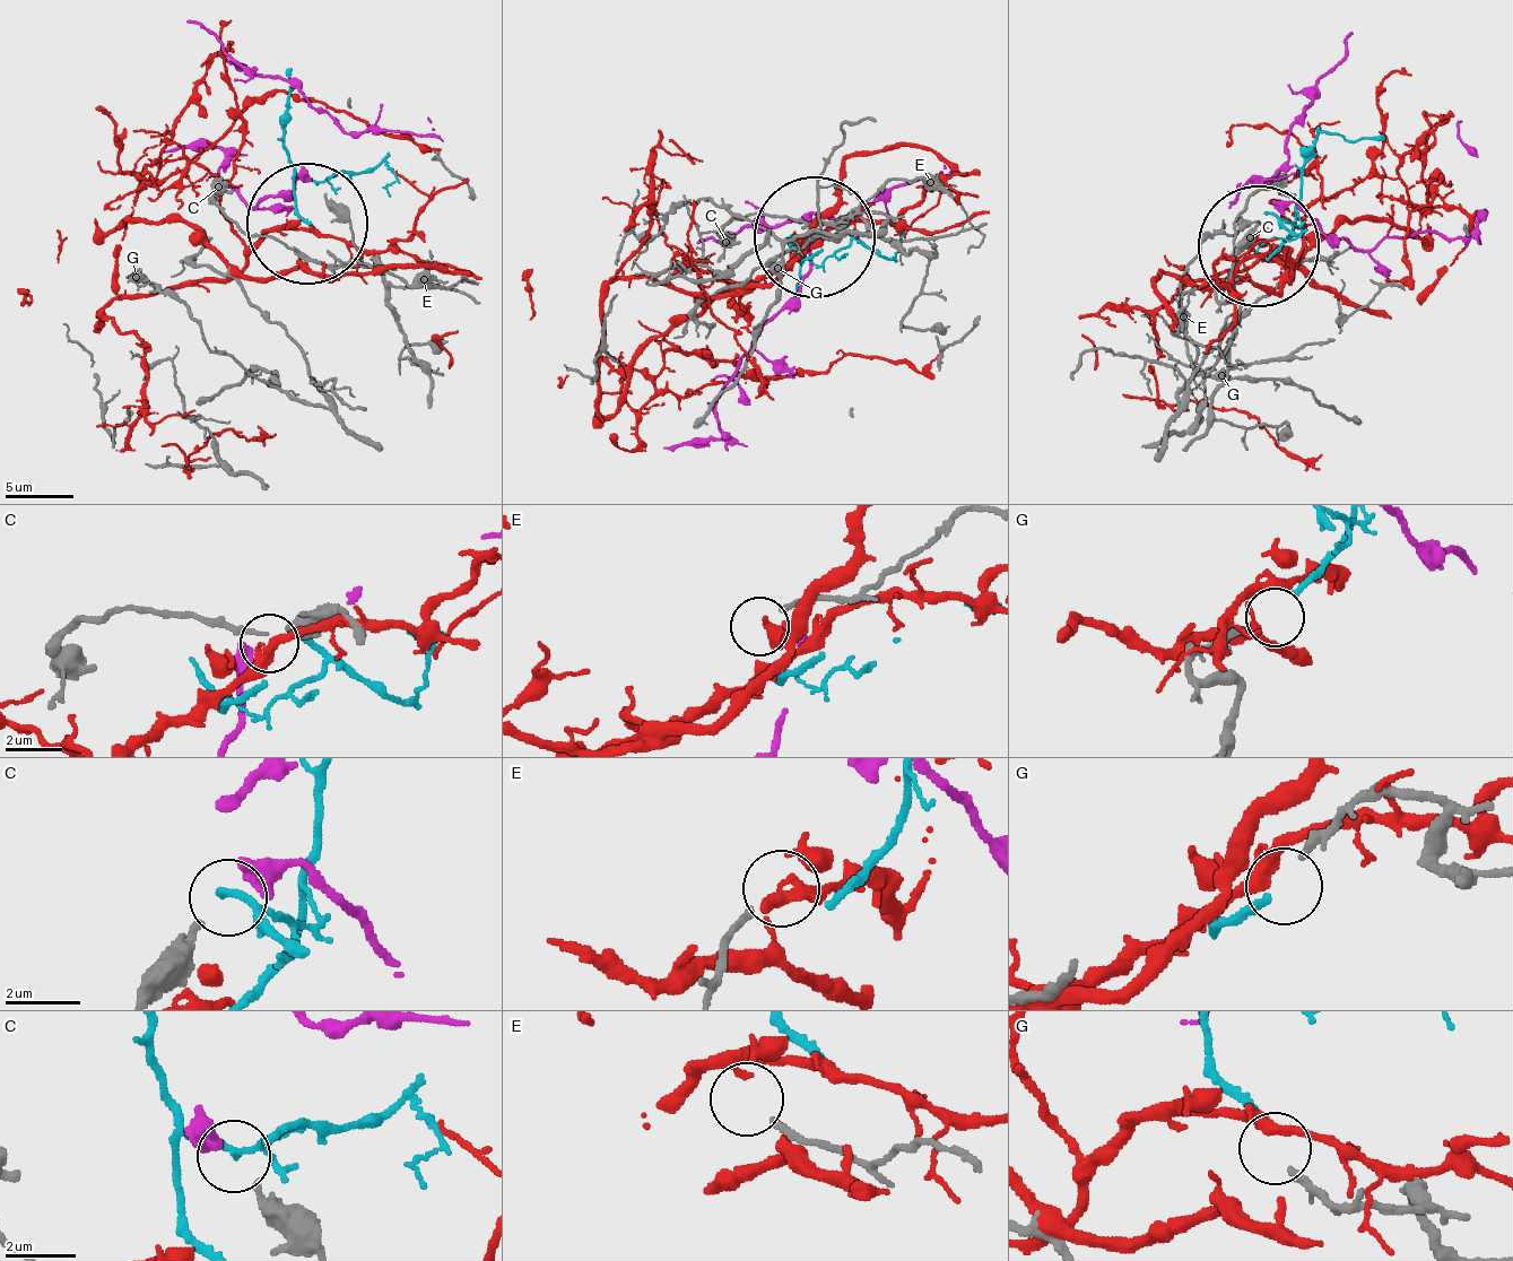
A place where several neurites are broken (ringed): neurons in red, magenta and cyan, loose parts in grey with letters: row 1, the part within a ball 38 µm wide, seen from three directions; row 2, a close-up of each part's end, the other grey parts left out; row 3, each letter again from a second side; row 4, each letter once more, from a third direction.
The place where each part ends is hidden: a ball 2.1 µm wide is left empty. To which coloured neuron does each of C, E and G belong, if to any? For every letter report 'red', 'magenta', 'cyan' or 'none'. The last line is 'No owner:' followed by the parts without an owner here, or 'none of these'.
C: magenta
E: none
G: cyan
No owner: E

